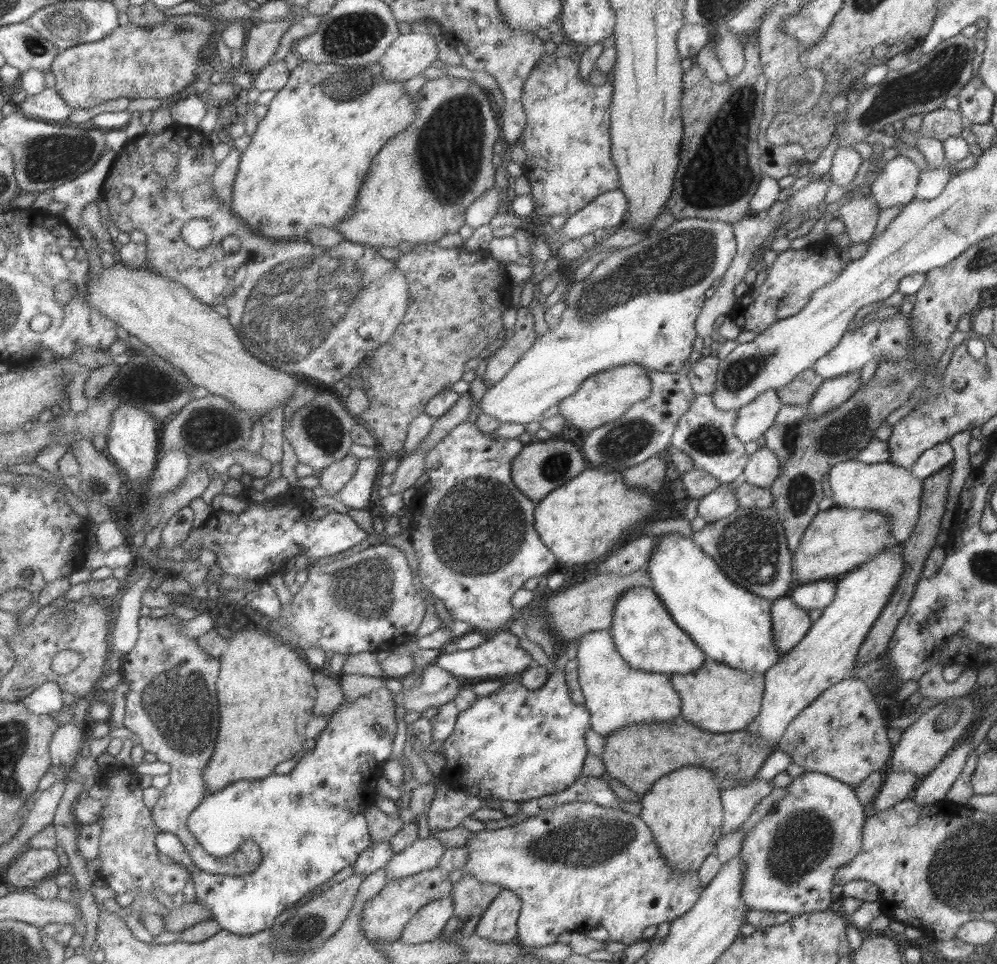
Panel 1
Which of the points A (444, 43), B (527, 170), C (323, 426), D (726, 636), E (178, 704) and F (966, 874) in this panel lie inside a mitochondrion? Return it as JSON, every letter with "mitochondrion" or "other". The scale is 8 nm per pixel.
{"A":"other","B":"other","C":"mitochondrion","D":"other","E":"mitochondrion","F":"mitochondrion"}

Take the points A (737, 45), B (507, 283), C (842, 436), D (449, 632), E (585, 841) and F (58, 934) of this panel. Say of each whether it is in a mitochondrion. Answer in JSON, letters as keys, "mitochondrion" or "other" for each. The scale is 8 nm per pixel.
{"A":"other","B":"other","C":"mitochondrion","D":"other","E":"mitochondrion","F":"other"}

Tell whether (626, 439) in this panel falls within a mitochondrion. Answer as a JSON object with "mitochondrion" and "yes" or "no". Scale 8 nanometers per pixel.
{"mitochondrion":"yes"}

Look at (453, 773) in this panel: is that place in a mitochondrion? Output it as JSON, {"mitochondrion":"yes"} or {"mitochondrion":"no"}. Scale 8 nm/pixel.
{"mitochondrion":"no"}

